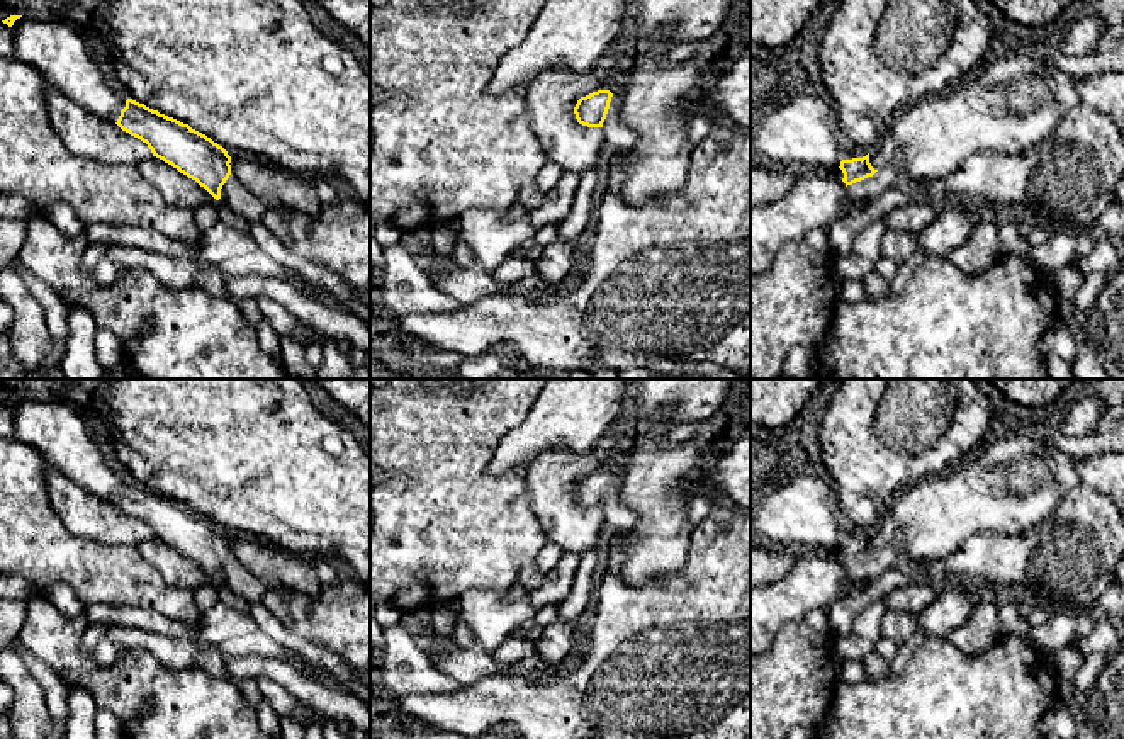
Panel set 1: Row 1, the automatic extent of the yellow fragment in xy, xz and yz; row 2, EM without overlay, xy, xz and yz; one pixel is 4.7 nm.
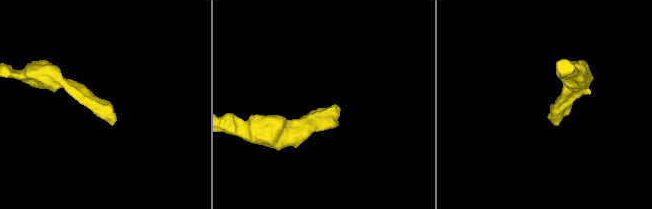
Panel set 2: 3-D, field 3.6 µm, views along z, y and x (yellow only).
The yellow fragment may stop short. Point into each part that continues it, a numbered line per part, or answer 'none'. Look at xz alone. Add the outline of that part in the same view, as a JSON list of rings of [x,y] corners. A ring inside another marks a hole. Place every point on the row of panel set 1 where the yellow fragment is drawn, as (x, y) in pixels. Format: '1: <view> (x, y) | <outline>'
1: xz (618, 138) | [[[613,93],[606,119],[603,122],[603,138],[606,153],[628,151],[637,143],[637,133],[621,122],[620,110],[623,93]]]

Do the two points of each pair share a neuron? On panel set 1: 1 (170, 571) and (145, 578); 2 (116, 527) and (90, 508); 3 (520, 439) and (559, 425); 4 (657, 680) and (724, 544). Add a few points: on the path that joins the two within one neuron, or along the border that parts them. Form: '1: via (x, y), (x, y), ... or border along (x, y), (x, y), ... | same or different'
1: border along (136, 549), (163, 580), (191, 590) | different
2: via (109, 525), (97, 515) | same
3: via (530, 439), (549, 425) | same
4: via (657, 646), (657, 620), (700, 578) | same

